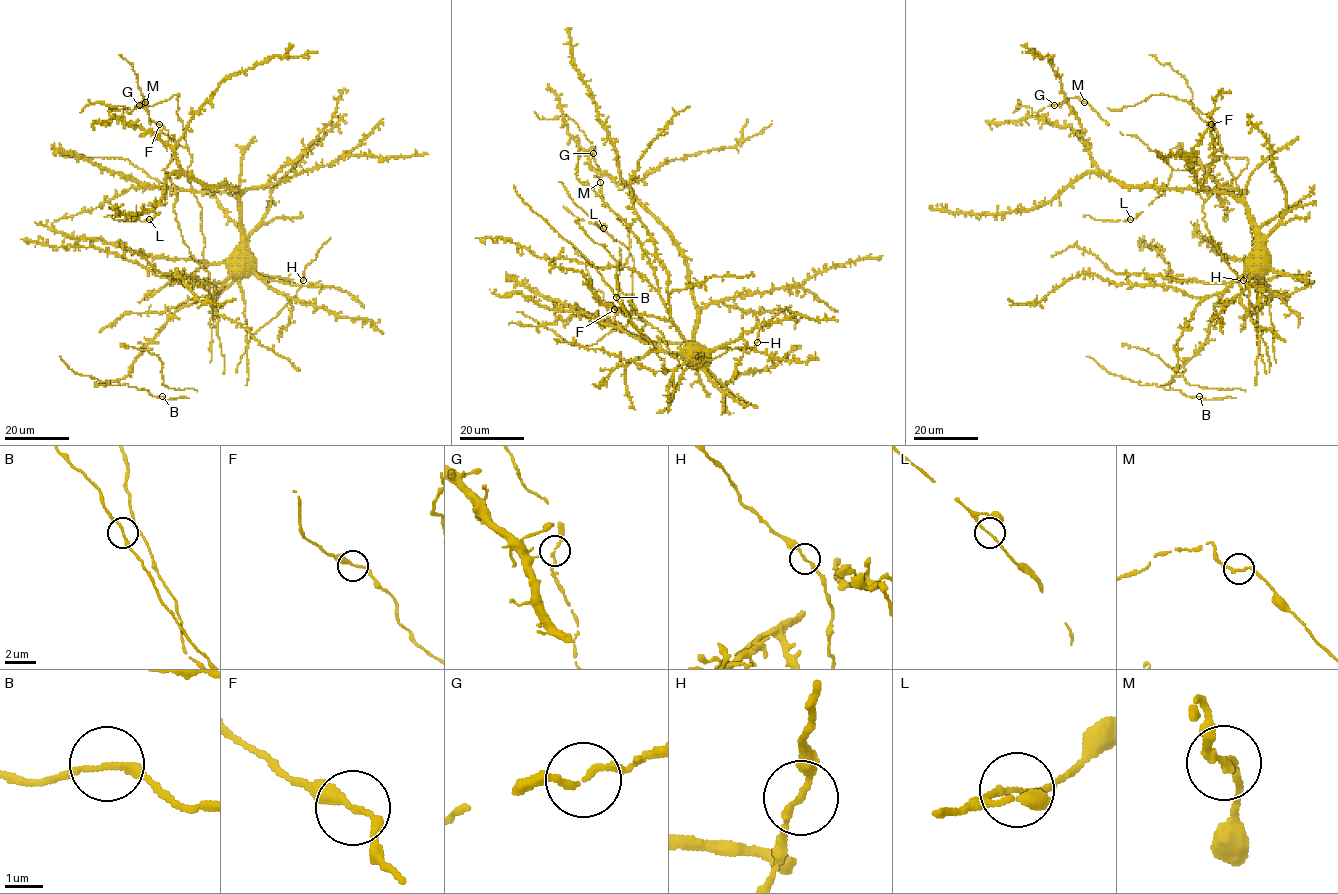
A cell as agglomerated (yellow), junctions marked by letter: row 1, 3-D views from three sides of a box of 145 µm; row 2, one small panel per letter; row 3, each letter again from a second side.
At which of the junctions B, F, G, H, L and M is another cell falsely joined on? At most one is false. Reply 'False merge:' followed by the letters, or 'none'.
False merge: none

